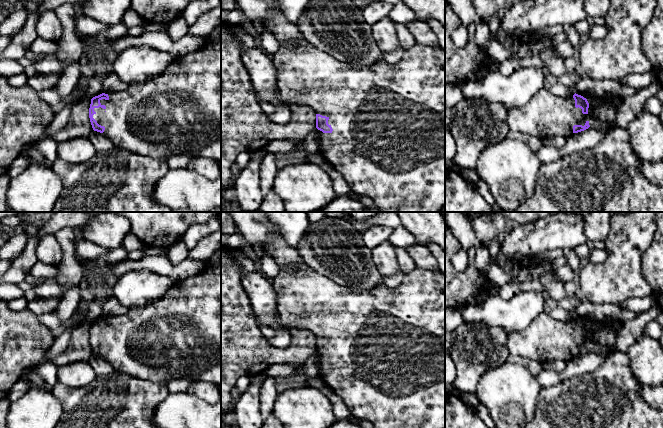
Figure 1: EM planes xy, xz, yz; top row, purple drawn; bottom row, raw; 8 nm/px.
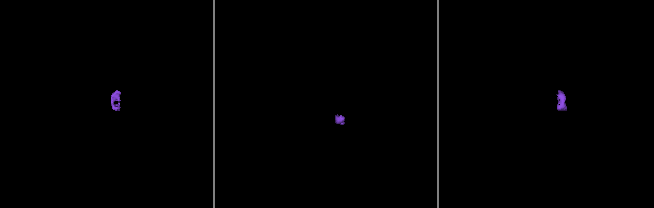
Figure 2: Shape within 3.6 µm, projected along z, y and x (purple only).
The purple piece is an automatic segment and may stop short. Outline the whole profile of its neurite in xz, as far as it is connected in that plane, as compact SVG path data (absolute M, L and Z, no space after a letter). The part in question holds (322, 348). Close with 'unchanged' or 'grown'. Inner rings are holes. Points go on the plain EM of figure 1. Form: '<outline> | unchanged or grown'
M305 263L297 265L289 265L280 268L276 278L272 281L274 289L278 295L277 299L277 312L279 318L279 327L291 332L294 329L305 330L312 332L316 338L316 352L324 358L321 360L320 365L320 379L336 394L338 395L347 409L350 411L351 416L370 422L374 428L445 428L445 276L439 271L431 271L429 269L415 268L412 271L403 275L401 283L394 289L390 289L385 284L380 284L375 288L359 290L353 289L345 285L339 285L332 279L323 276L321 273L312 270Z | grown

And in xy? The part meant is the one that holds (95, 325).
M221 259L195 276L173 283L158 301L130 307L123 315L93 321L89 342L93 354L107 359L117 373L155 383L188 379L221 386Z | grown

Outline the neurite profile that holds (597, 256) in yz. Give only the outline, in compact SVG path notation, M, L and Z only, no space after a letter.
M594 249L590 252L588 261L593 264L600 264L603 263L606 259L607 259L606 250Z

